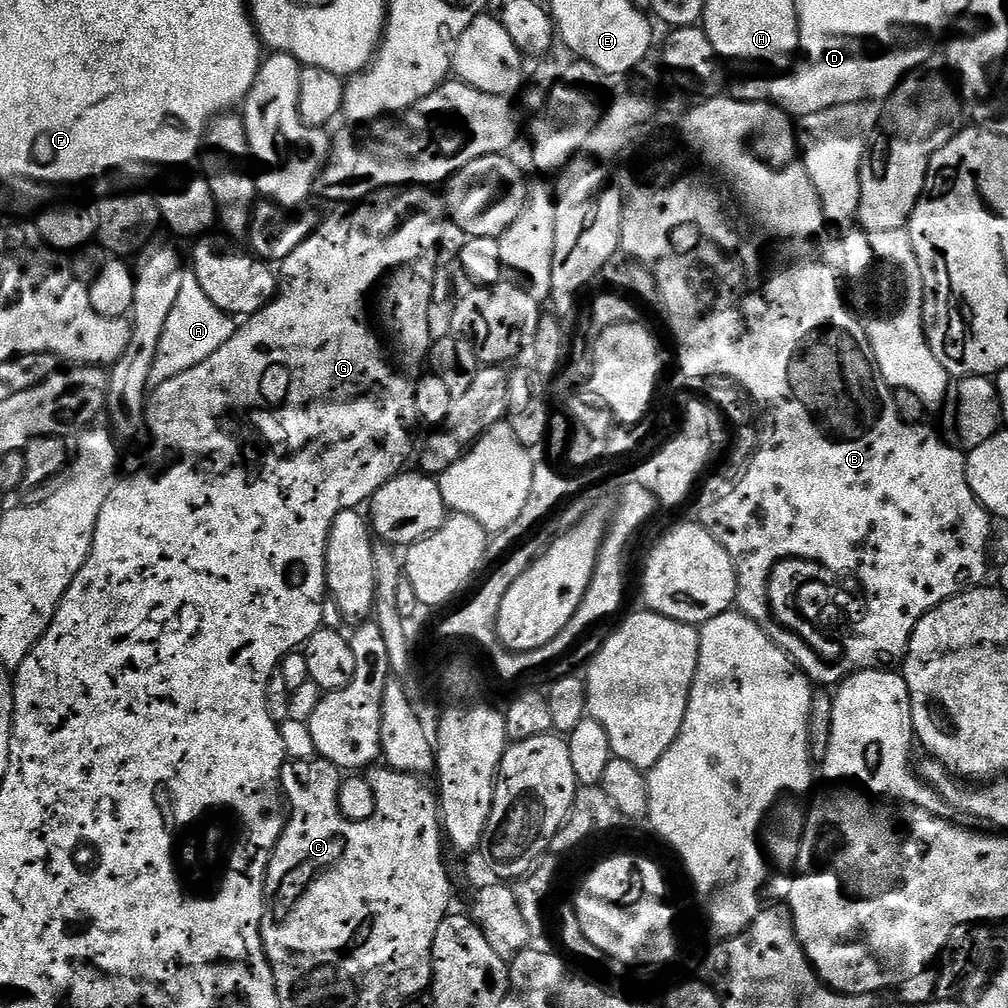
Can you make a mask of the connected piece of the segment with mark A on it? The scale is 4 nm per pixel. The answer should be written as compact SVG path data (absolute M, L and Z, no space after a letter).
M191 270L185 271L180 293L170 310L170 318L166 318L162 338L158 341L158 354L154 354L154 366L150 366L149 389L162 386L162 382L170 382L170 378L178 378L178 374L198 366L198 362L206 362L206 358L210 358L214 350L230 342L237 327L237 321L233 317L218 310L218 306L214 306L214 302L206 298L206 293L195 274Z

